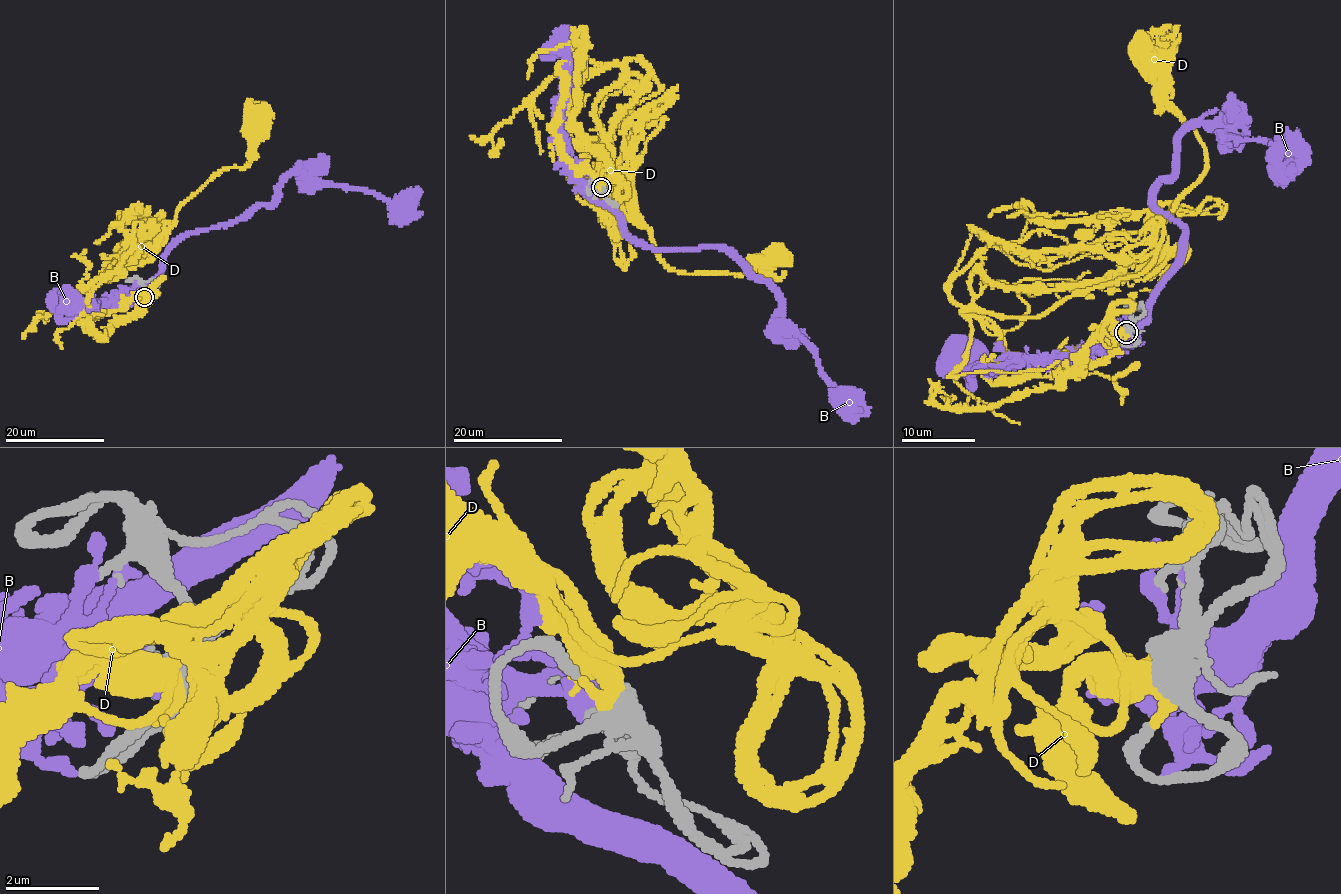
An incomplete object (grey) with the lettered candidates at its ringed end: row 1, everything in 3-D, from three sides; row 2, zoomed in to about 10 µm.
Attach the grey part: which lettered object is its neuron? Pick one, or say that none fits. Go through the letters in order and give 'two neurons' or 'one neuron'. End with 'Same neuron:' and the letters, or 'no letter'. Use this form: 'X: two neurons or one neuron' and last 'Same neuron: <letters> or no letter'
B: two neurons
D: one neuron
Same neuron: D

